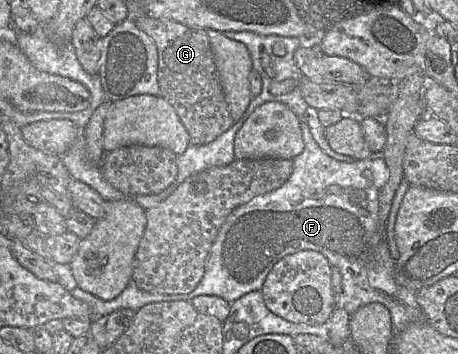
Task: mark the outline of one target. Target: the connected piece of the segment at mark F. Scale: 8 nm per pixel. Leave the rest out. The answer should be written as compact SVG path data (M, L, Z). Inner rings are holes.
M305 121L301 122L300 127L304 149L292 159L293 171L291 176L279 188L258 195L229 213L210 248L205 262L204 274L192 292L176 295L154 294L139 289L135 282L130 280L121 294L110 301L104 301L78 287L70 291L71 294L90 306L93 317L102 317L122 308L137 311L141 307L155 302L191 301L199 295L218 296L229 303L233 303L251 291L261 291L269 272L285 256L303 250L313 250L320 252L327 258L332 267L339 269L342 275L343 291L337 299L336 305L344 308L351 316L364 305L375 302L383 304L390 312L393 336L404 331L412 323L424 321L424 313L416 300L416 293L395 282L396 260L390 255L386 241L386 230L381 230L381 220L379 219L380 190L374 190L372 187L362 189L366 185L380 188L388 181L389 169L382 155L373 155L370 158L353 162L335 160L319 147ZM366 169L372 171L372 179L367 179L364 176Z

